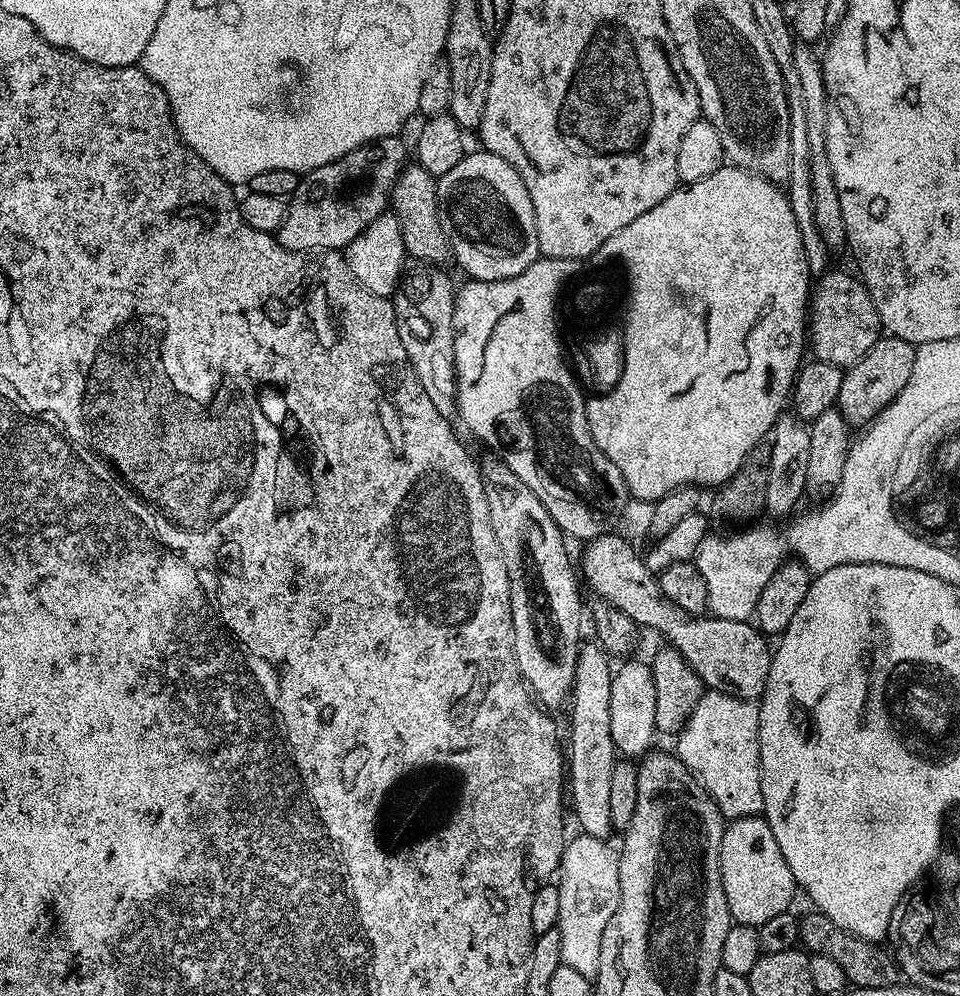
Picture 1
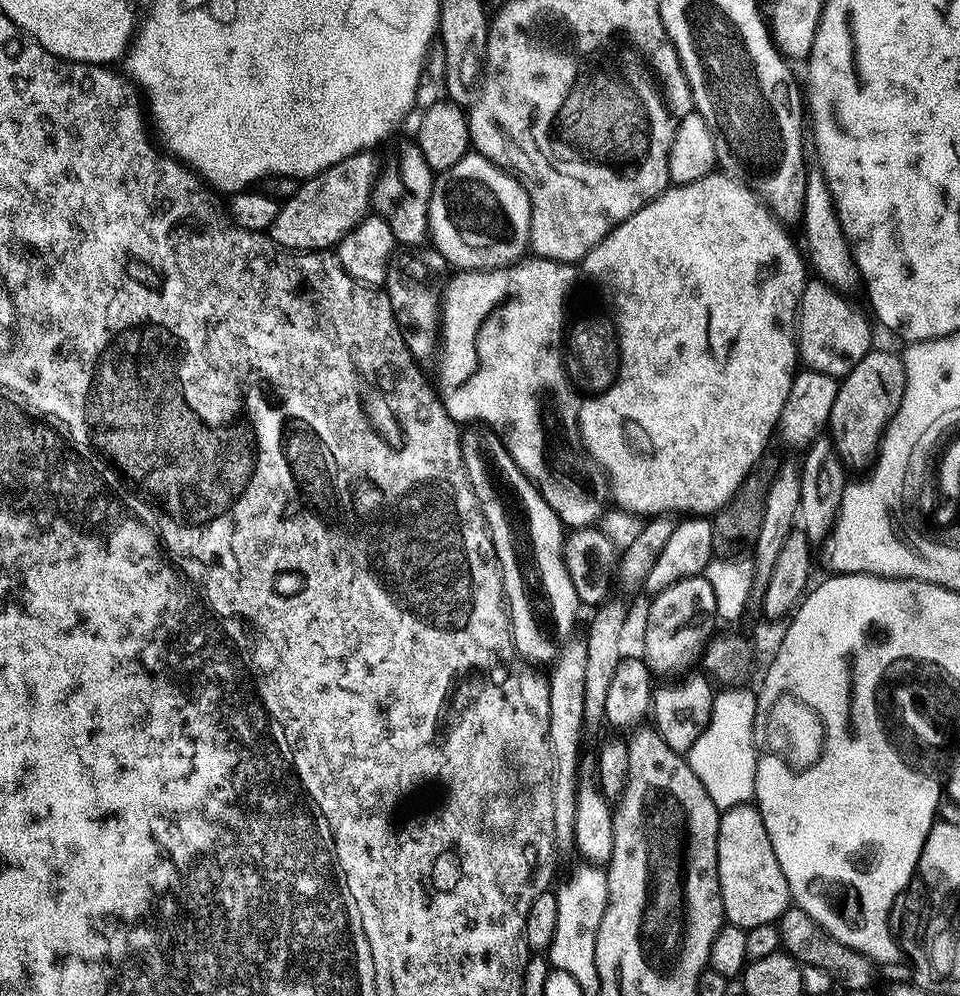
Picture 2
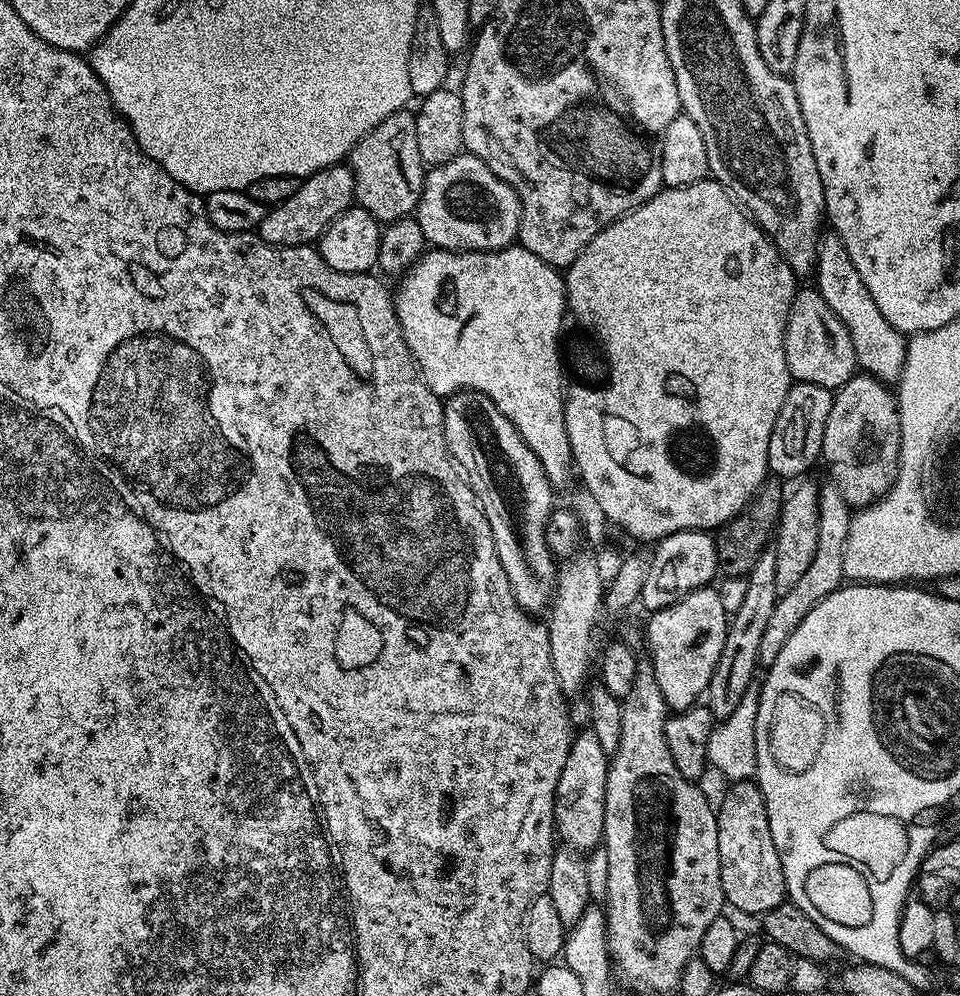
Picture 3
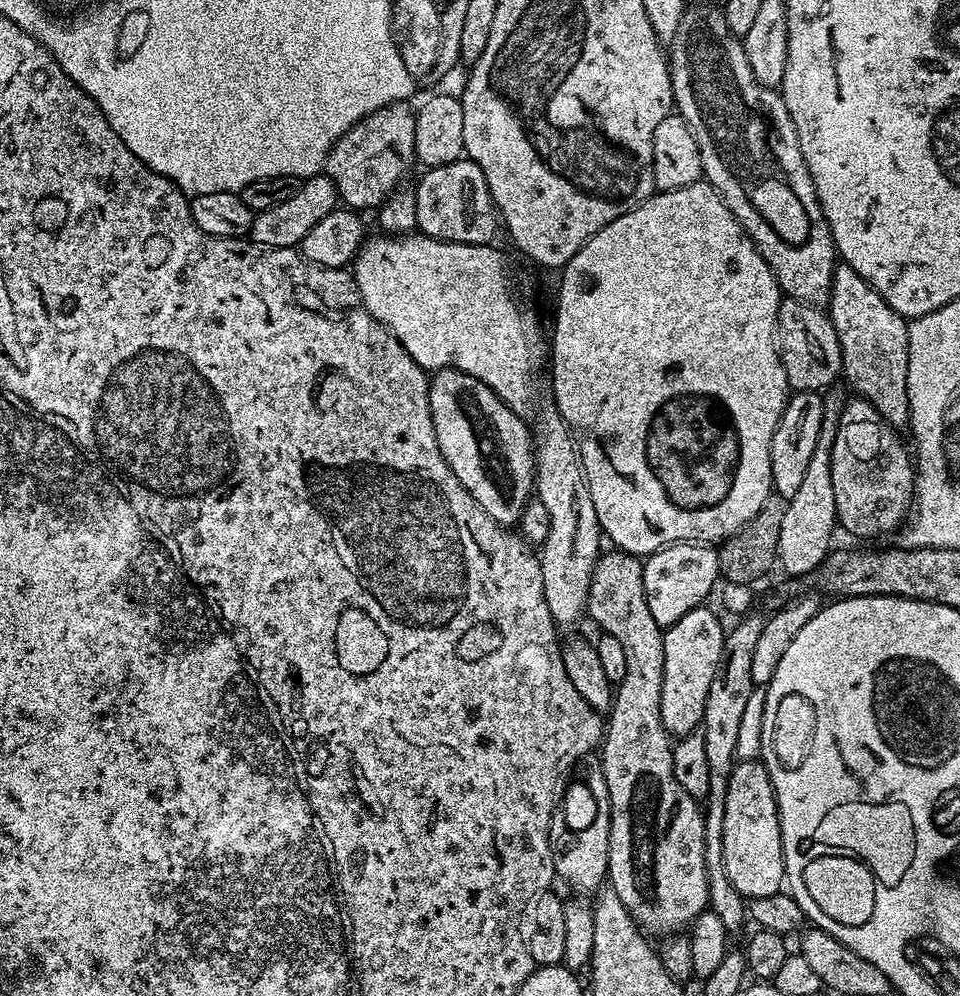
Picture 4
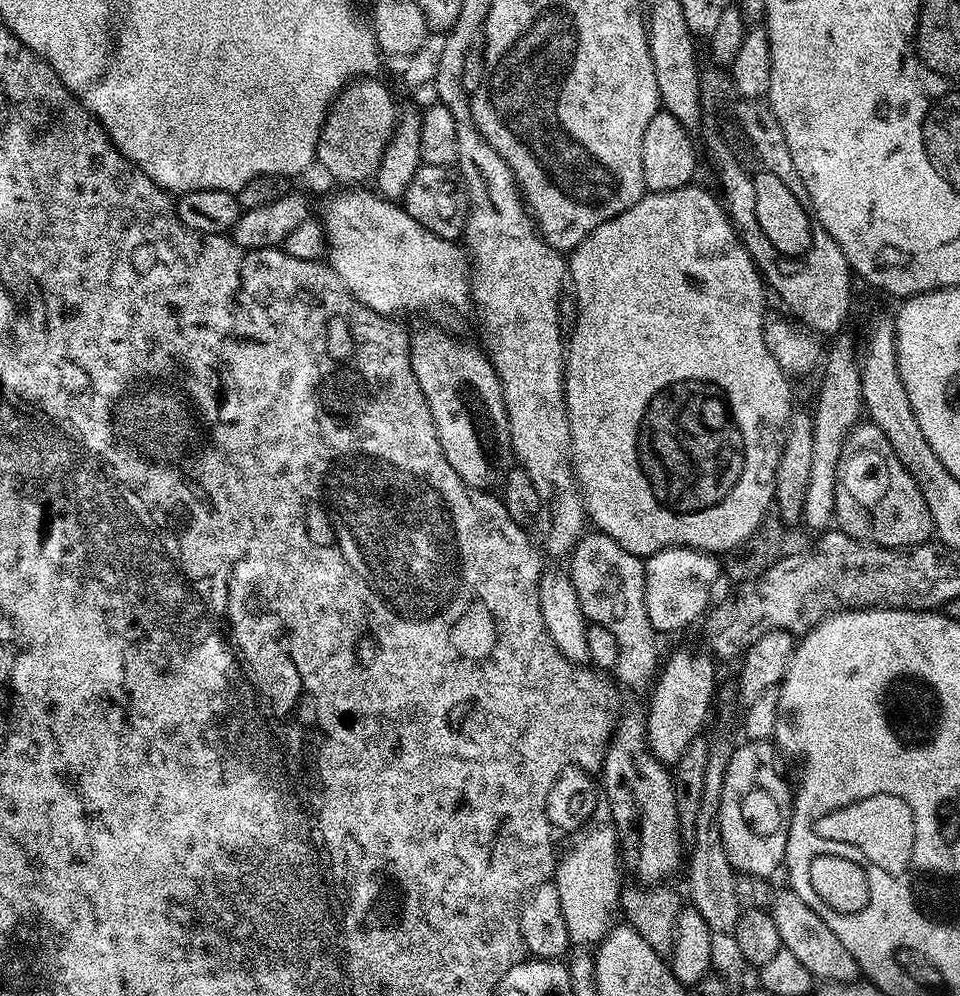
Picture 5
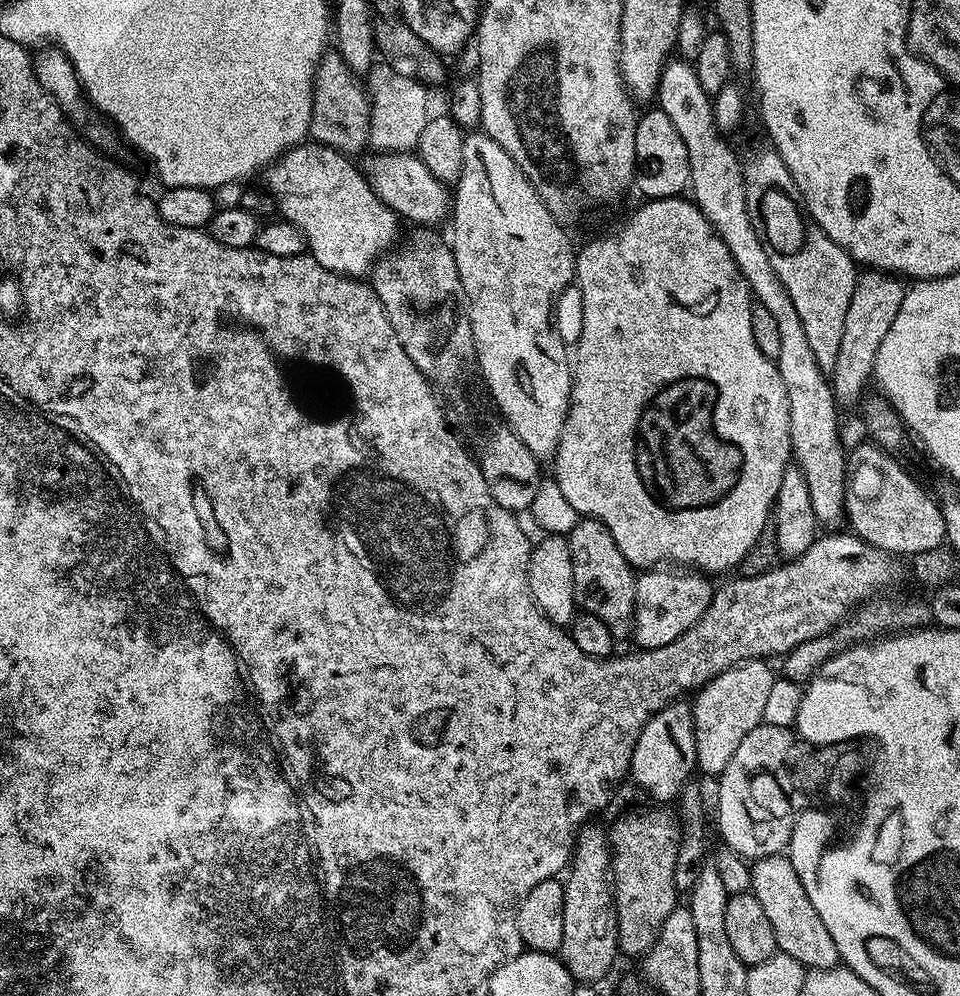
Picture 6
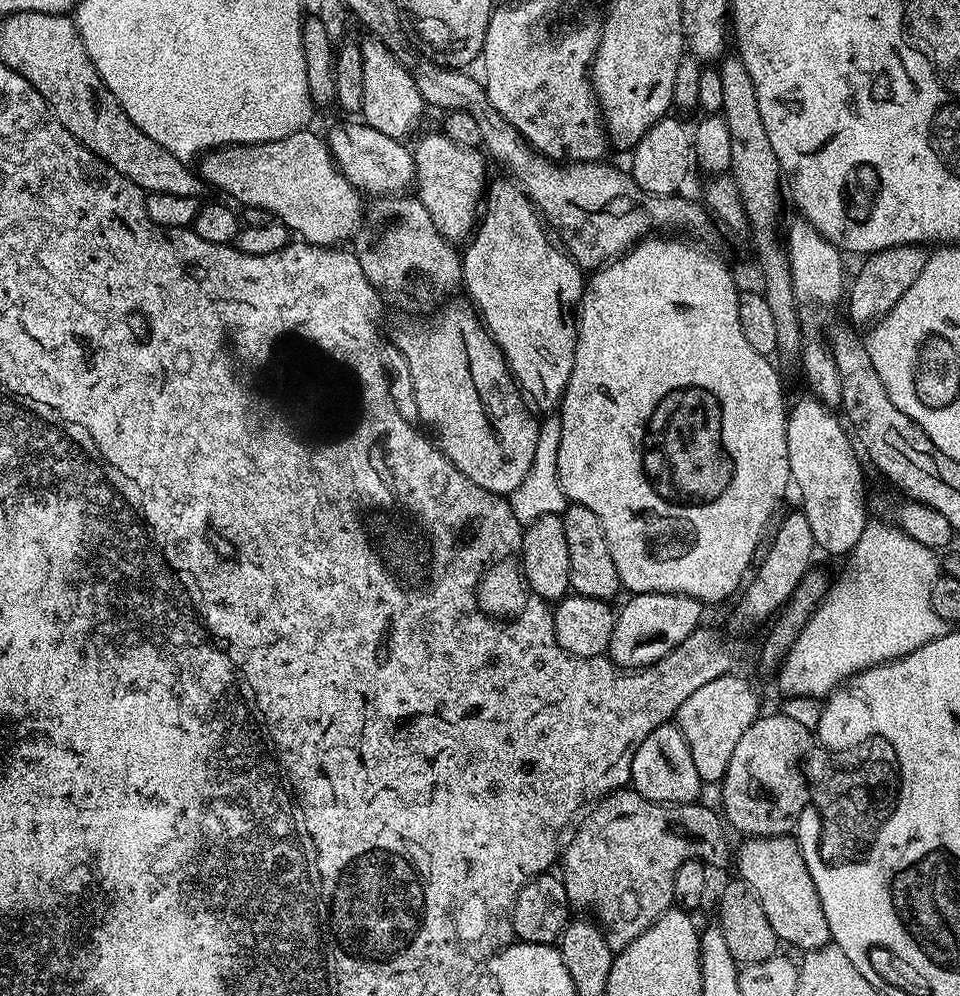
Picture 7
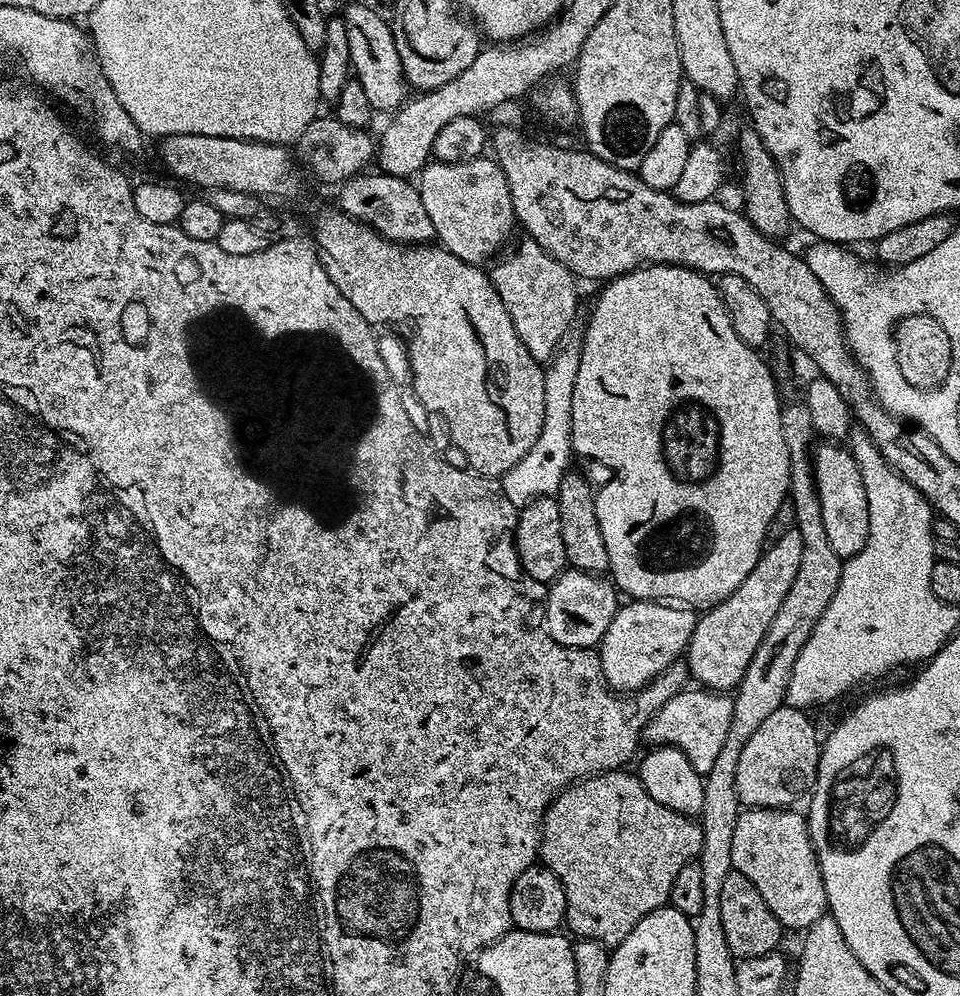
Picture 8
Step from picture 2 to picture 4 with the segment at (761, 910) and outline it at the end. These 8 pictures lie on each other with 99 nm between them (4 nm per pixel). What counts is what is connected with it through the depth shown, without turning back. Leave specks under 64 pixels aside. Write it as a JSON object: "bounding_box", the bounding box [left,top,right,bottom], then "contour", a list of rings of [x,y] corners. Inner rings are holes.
{"bounding_box":[722,759,785,901],"contour":[[[759,759],[739,761],[730,774],[726,786],[726,806],[722,822],[722,850],[724,851],[726,874],[734,886],[734,890],[738,890],[740,896],[749,901],[764,899],[779,893],[785,887],[784,851],[782,850],[782,834],[780,833],[776,795],[774,794],[774,786],[770,782],[770,774]]]}

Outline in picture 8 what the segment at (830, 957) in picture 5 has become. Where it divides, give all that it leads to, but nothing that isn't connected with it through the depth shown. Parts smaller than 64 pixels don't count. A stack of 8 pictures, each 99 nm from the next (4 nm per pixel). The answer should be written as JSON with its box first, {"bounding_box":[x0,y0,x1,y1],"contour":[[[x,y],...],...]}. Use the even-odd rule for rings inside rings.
{"bounding_box":[730,808,828,930],"contour":[[[744,808],[734,826],[730,855],[733,869],[754,882],[758,894],[762,894],[762,902],[770,906],[770,914],[778,918],[784,930],[807,930],[828,912],[826,886],[808,833],[808,821],[803,811],[796,811],[792,808]]]}

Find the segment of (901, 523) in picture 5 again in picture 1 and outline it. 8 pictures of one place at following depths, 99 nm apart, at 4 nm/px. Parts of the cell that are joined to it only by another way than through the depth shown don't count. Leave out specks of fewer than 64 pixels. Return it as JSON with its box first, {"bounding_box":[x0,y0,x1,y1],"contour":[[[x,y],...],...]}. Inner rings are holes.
{"bounding_box":[838,335,917,430],"contour":[[[885,335],[857,364],[845,371],[838,409],[853,429],[860,430],[871,424],[880,411],[891,406],[898,398],[910,374],[914,374],[916,350],[917,345],[897,336]]]}

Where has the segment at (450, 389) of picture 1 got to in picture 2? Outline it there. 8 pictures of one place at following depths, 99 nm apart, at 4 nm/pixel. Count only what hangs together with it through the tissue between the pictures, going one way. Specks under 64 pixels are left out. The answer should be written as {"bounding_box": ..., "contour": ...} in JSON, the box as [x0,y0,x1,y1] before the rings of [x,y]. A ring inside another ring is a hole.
{"bounding_box":[382,246,446,362],"contour":[[[408,246],[400,251],[397,251],[392,259],[388,261],[386,278],[382,288],[390,298],[390,306],[394,310],[396,321],[405,333],[410,334],[407,337],[410,354],[418,362],[424,362],[424,359],[431,352],[433,355],[434,333],[438,328],[442,280],[439,280],[436,276],[442,275],[441,277],[443,277],[446,268],[441,261],[438,261],[438,253],[431,246]]]}

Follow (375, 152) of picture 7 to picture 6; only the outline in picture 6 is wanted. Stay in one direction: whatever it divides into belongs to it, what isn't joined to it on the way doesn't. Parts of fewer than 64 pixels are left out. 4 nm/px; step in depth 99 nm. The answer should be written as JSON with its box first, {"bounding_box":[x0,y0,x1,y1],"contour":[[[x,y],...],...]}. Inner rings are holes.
{"bounding_box":[362,152,450,226],"contour":[[[376,152],[372,154],[365,164],[362,164],[362,171],[368,177],[368,185],[390,206],[390,210],[395,212],[401,221],[416,224],[412,226],[440,226],[449,219],[450,216],[450,188],[445,181],[438,179],[426,165],[420,161],[419,155],[412,152]]]}

